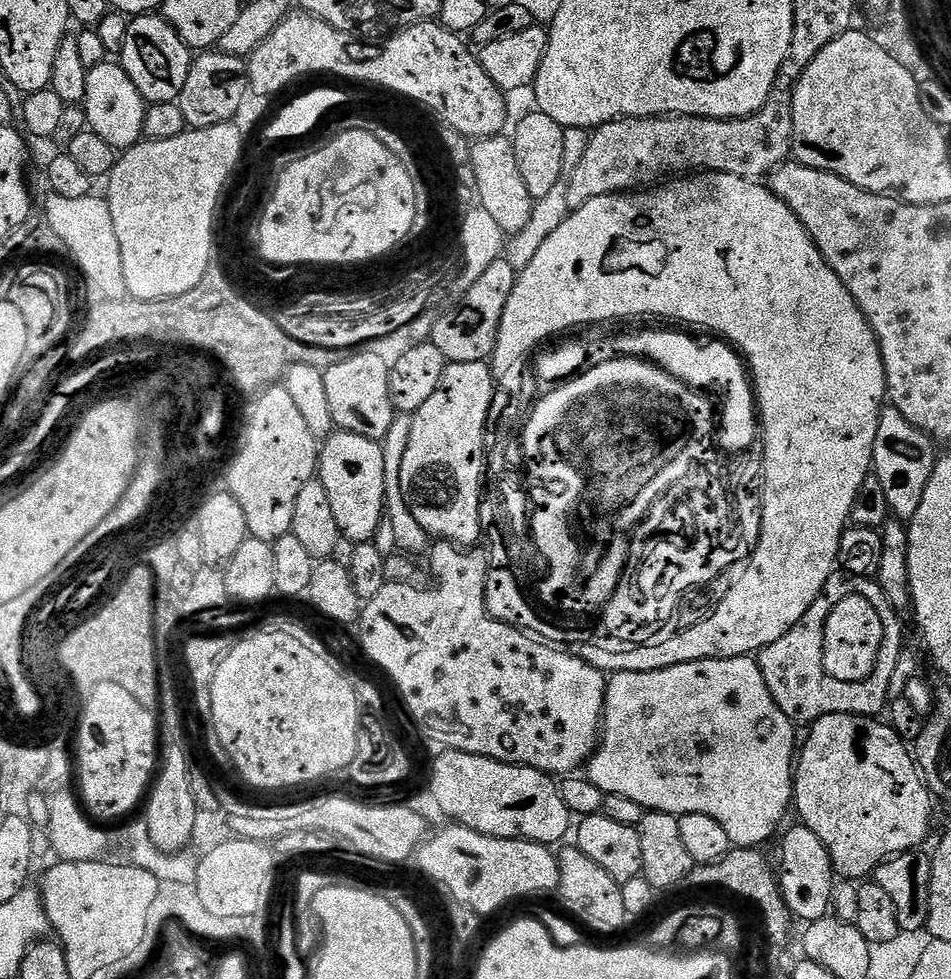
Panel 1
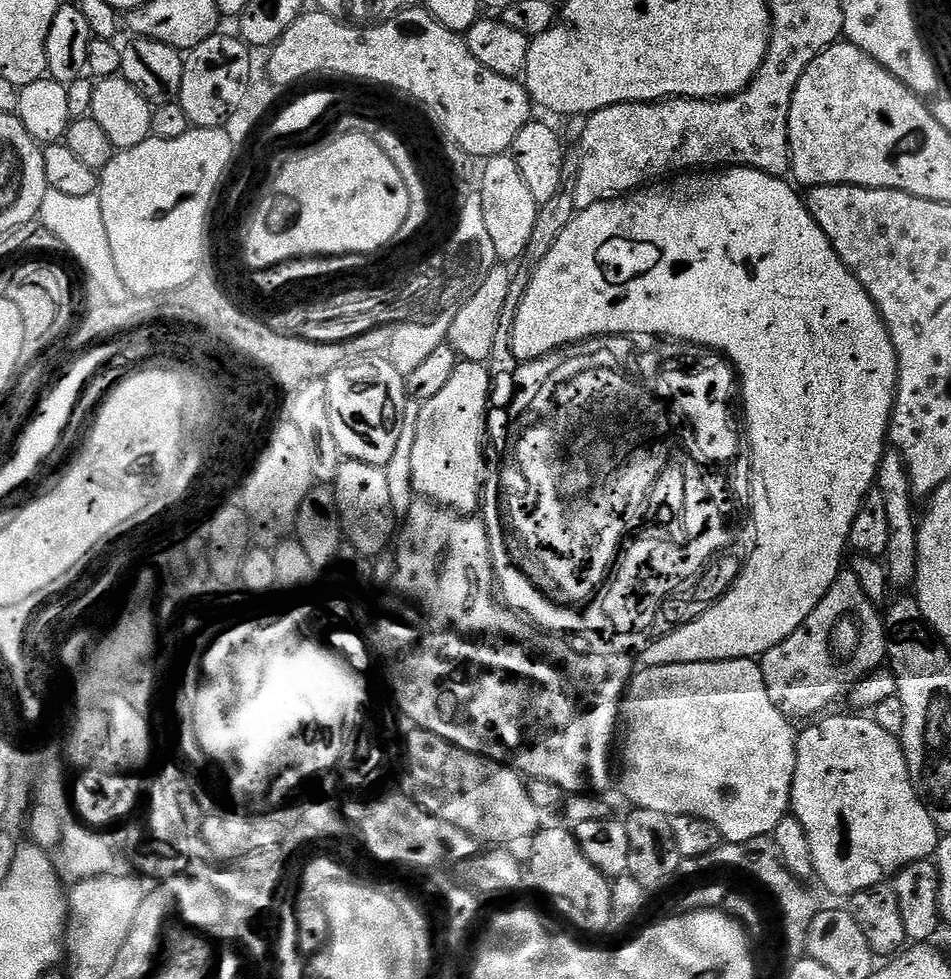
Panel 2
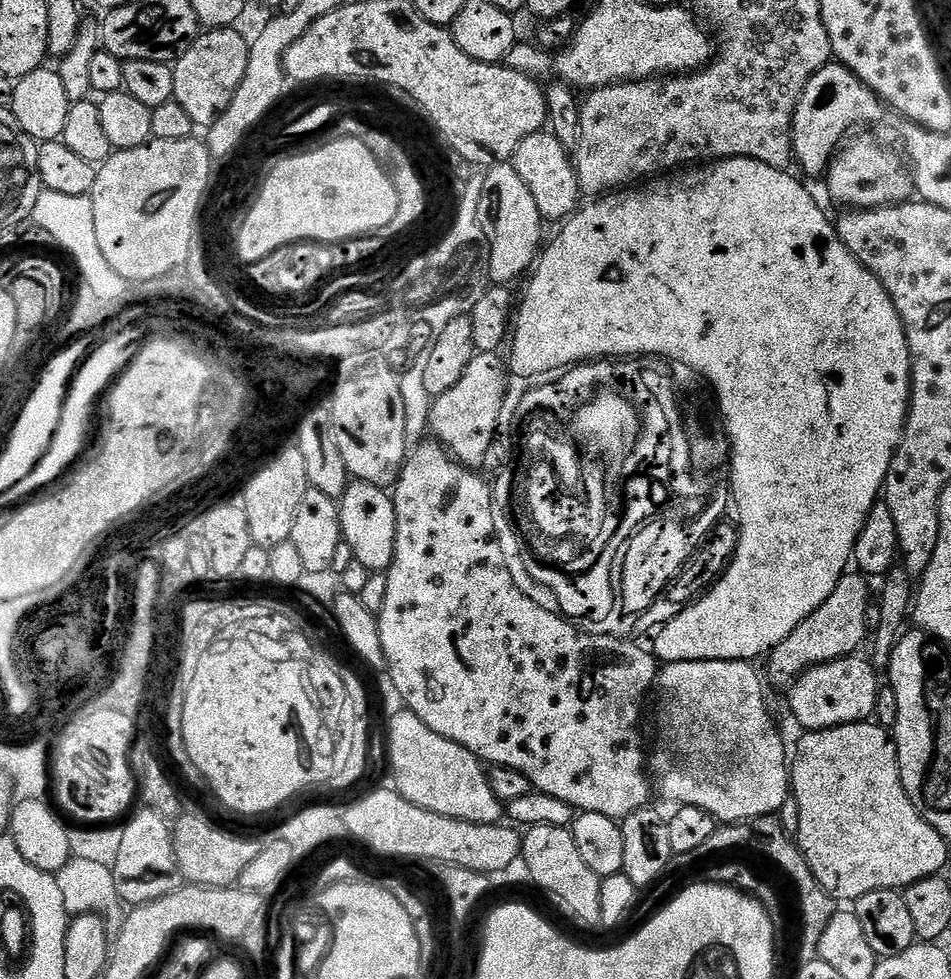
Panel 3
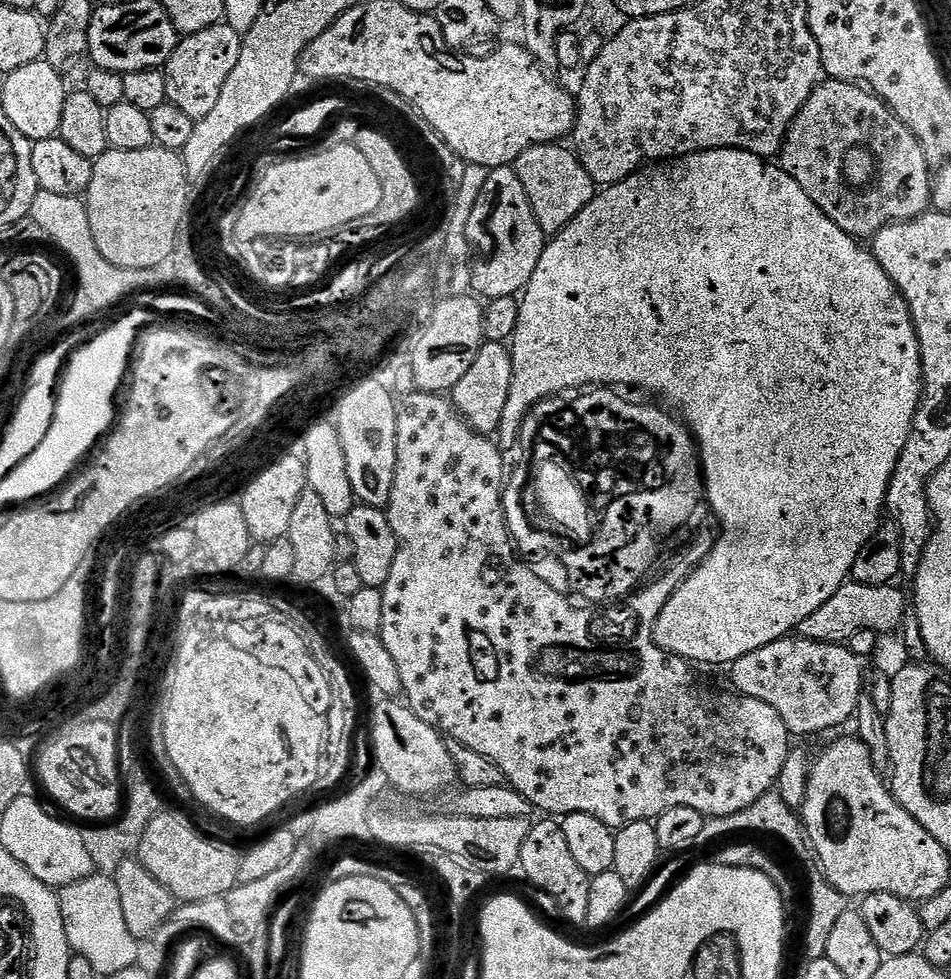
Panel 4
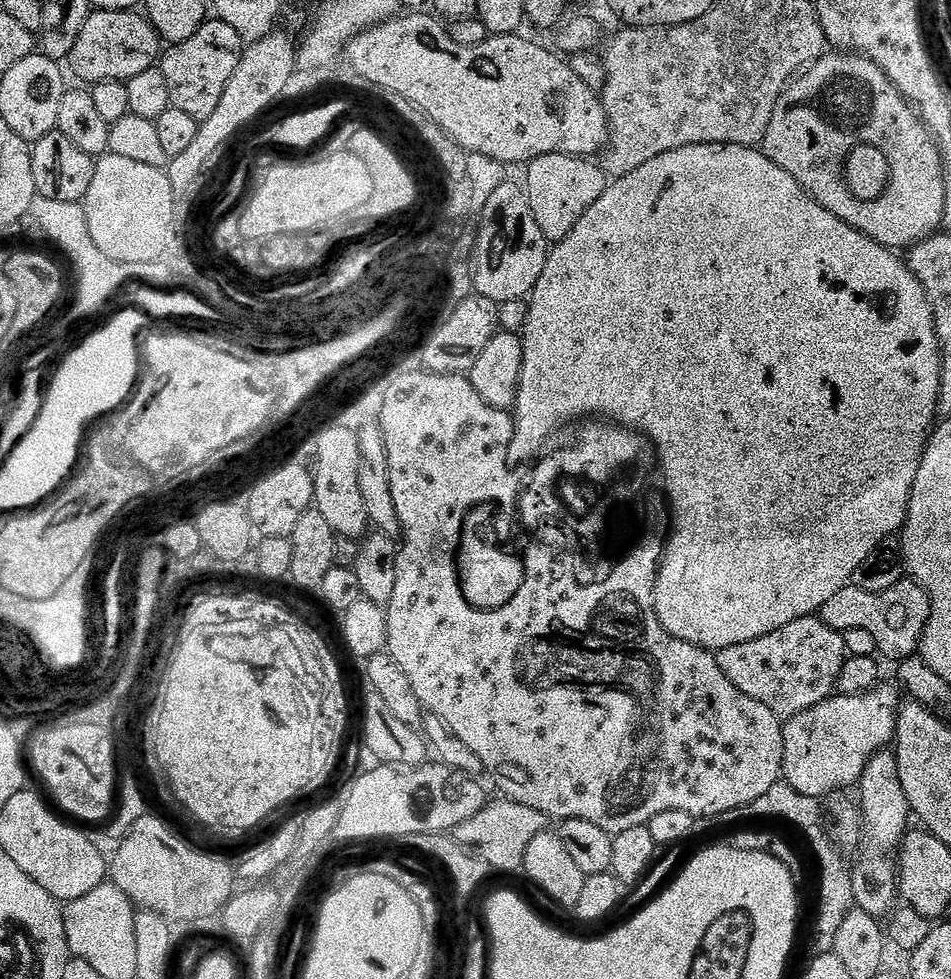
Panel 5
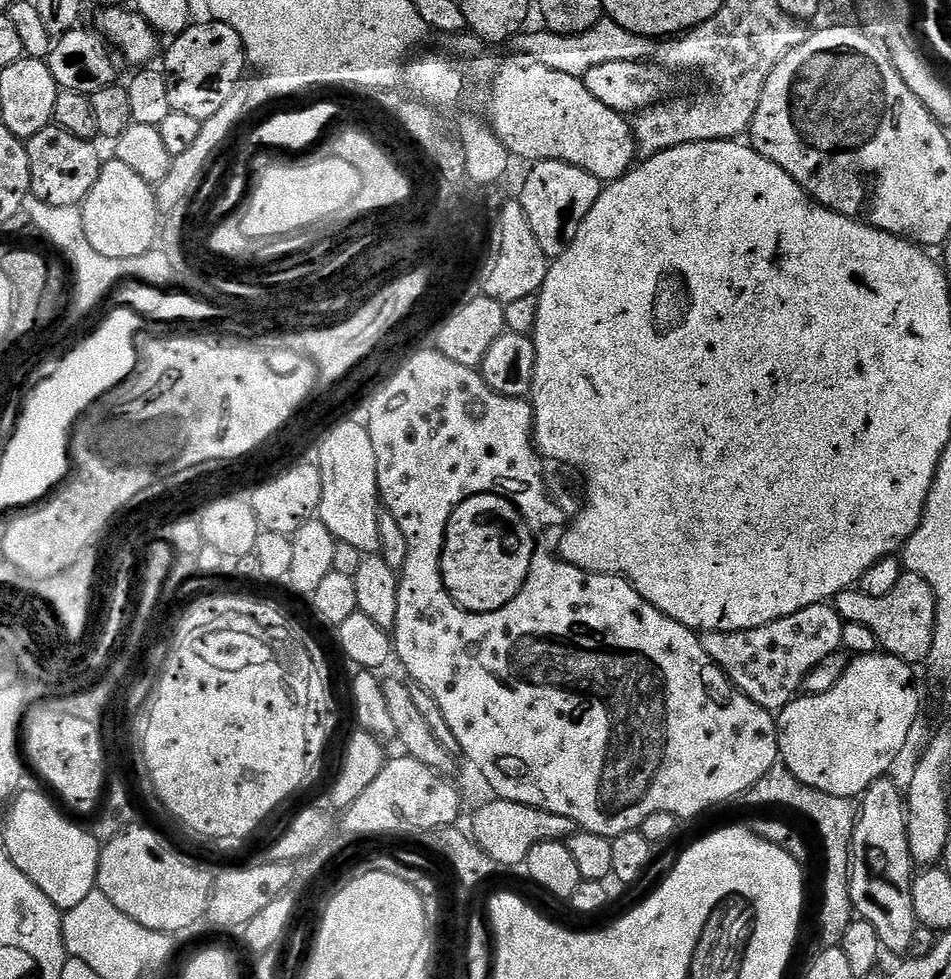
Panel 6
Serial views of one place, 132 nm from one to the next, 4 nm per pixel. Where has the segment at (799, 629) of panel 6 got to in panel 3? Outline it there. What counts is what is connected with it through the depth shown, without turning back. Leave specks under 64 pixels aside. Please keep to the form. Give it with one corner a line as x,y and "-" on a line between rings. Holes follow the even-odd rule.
853,654
843,656
837,660
831,660
825,664
813,664
811,668
805,670
801,676
798,676
792,685
787,689
788,704
792,707
792,716
801,724
801,729
817,732
826,730
834,726
843,724
858,724
868,722
873,719
876,710
876,697
881,695
882,688
876,685
878,674
872,668
871,659
863,655

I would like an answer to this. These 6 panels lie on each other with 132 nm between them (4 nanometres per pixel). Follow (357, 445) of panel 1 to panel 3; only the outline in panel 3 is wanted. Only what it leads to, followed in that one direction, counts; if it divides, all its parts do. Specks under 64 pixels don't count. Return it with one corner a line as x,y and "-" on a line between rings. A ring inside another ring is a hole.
352,482
338,503
342,540
350,544
354,560
362,562
372,574
387,573
396,553
396,515
391,495
376,484

